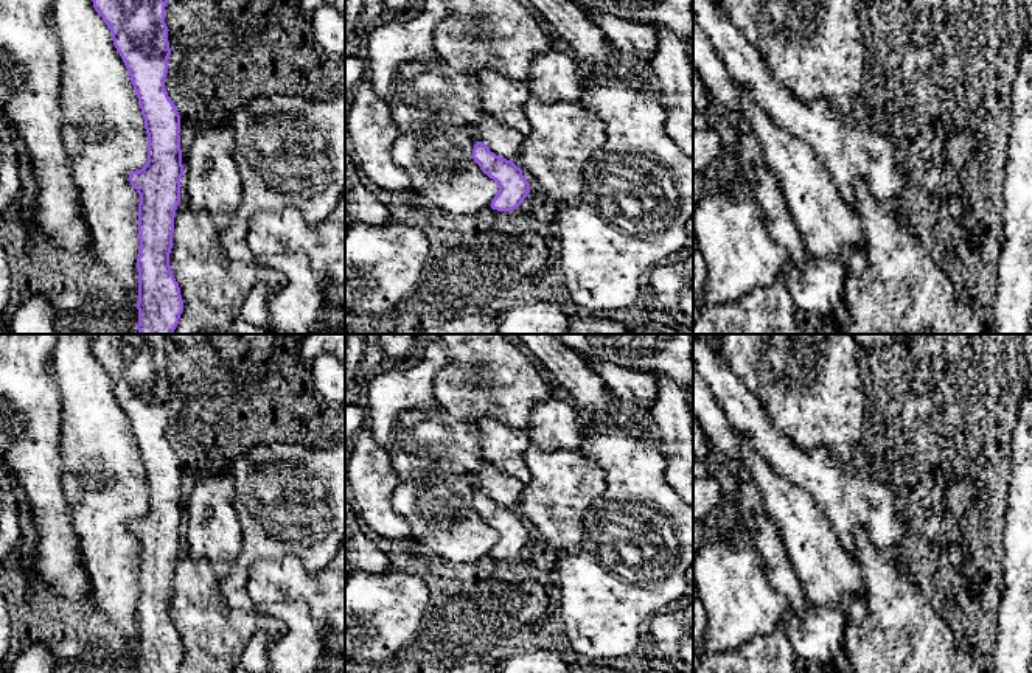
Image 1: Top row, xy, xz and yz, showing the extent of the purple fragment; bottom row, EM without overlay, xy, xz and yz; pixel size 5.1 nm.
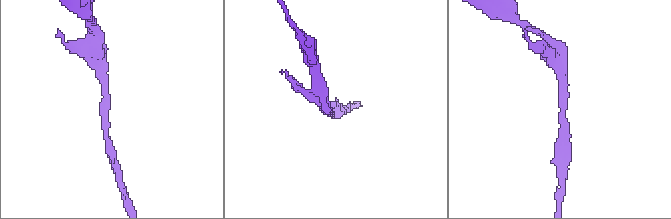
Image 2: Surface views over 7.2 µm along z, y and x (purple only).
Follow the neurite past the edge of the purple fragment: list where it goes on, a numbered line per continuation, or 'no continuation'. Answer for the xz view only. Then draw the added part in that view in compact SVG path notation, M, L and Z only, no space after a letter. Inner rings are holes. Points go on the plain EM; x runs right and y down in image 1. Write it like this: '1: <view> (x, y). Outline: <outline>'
no continuation

